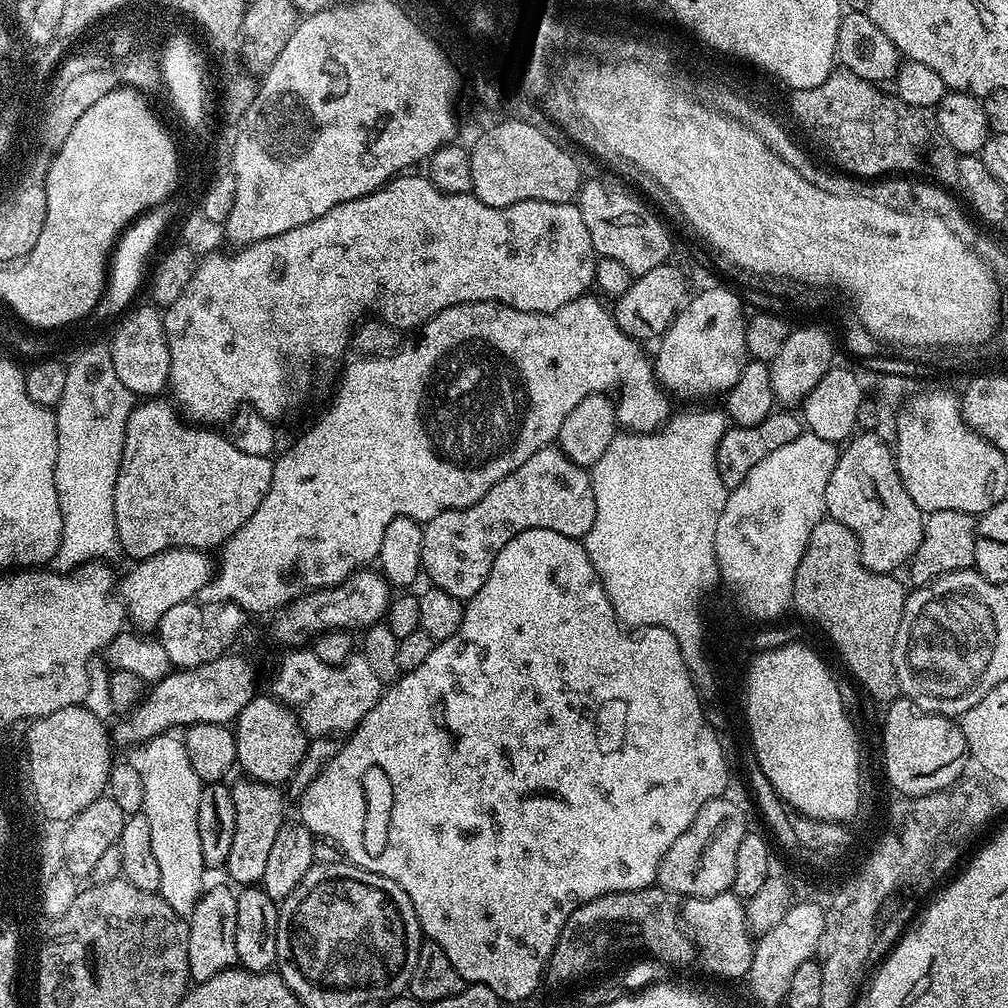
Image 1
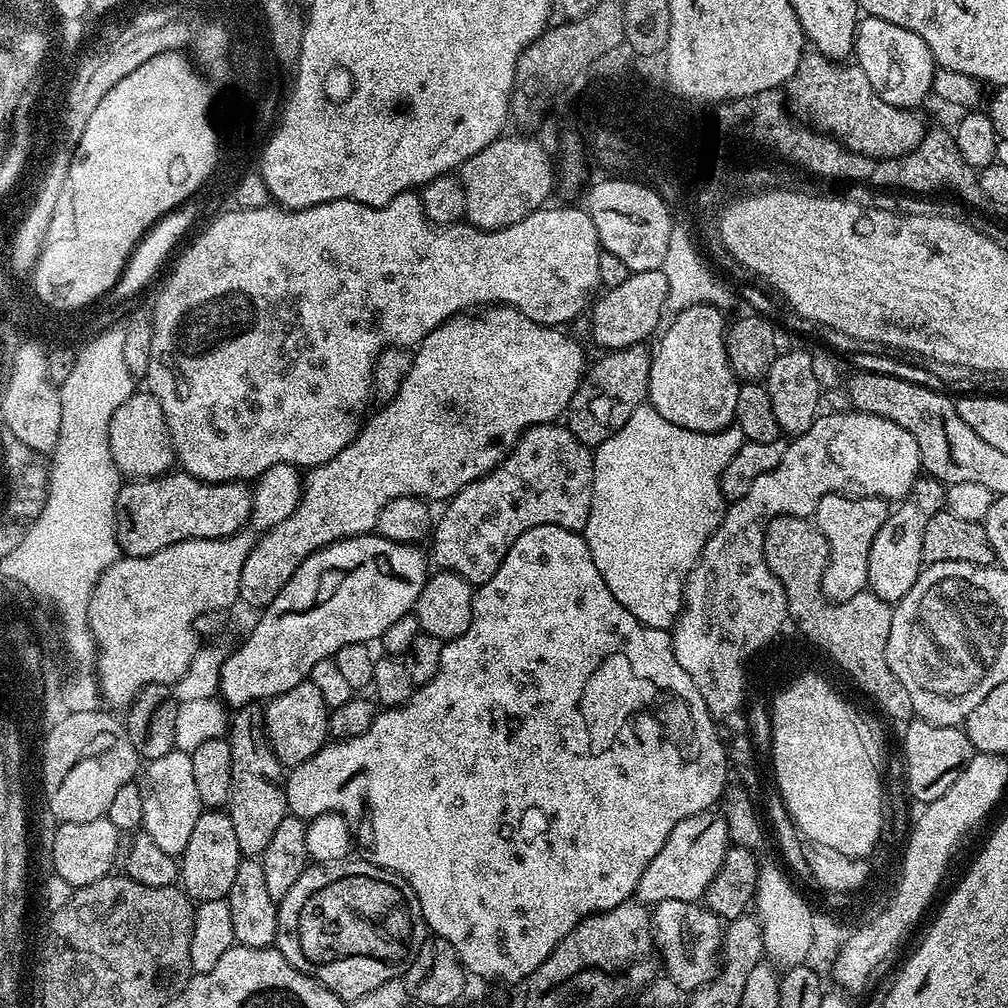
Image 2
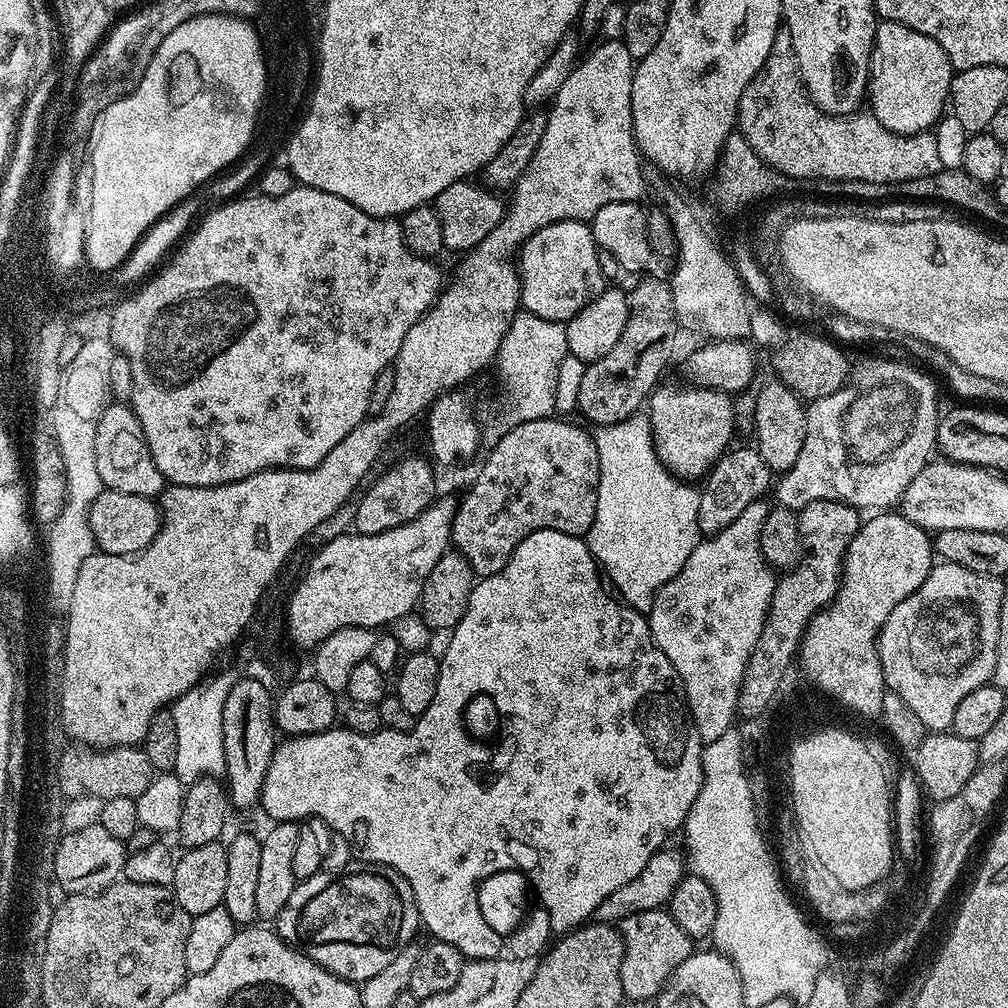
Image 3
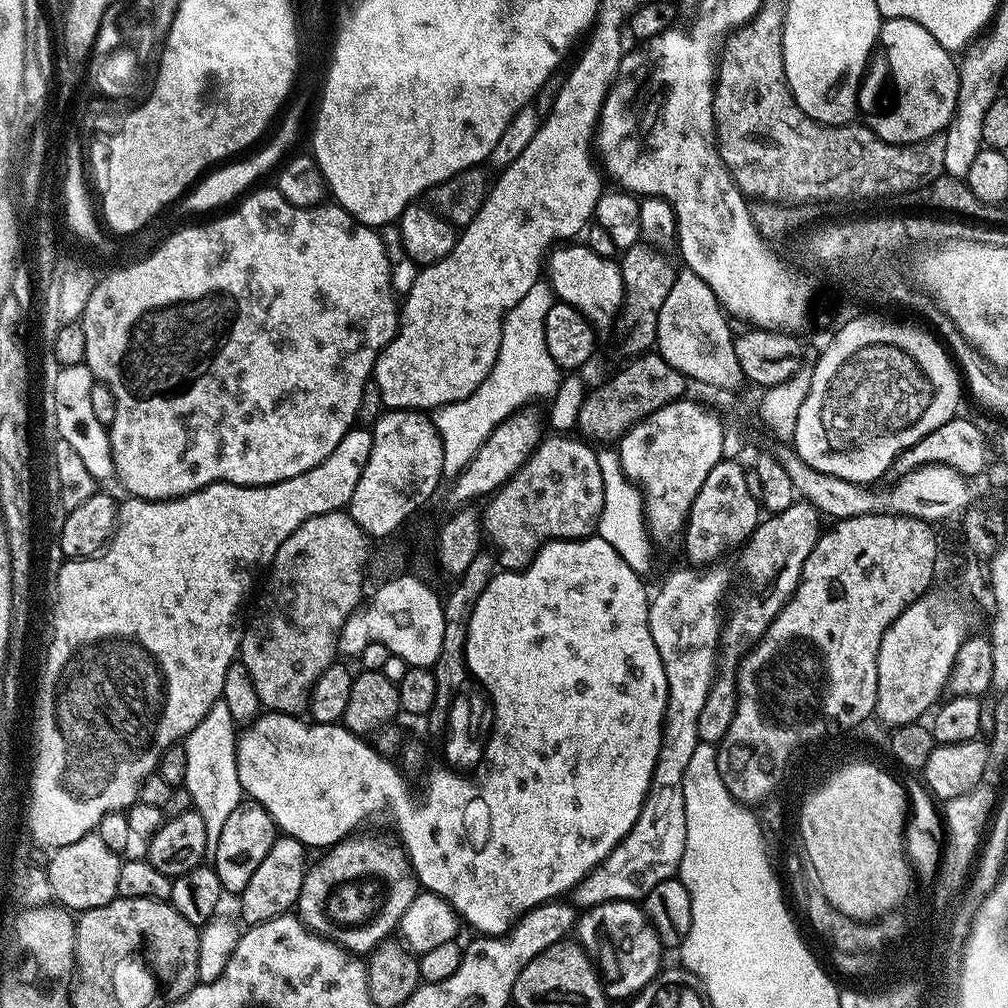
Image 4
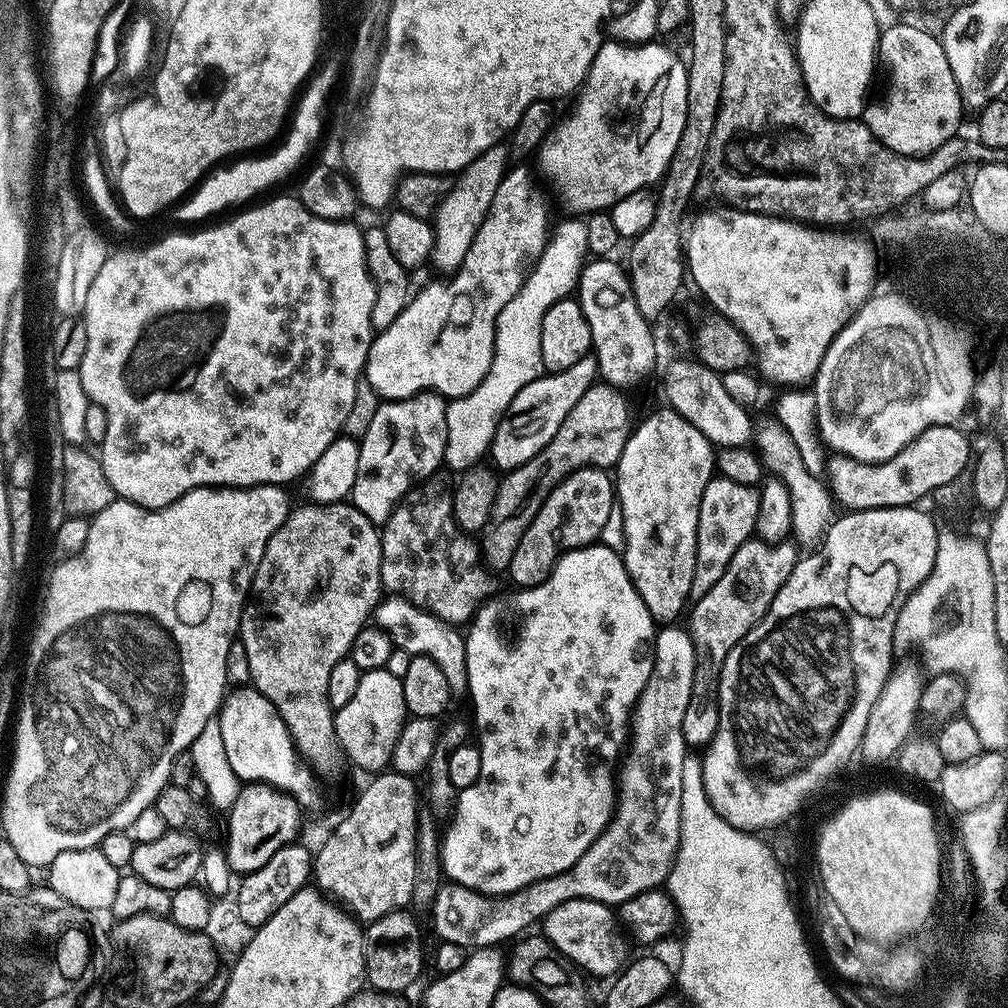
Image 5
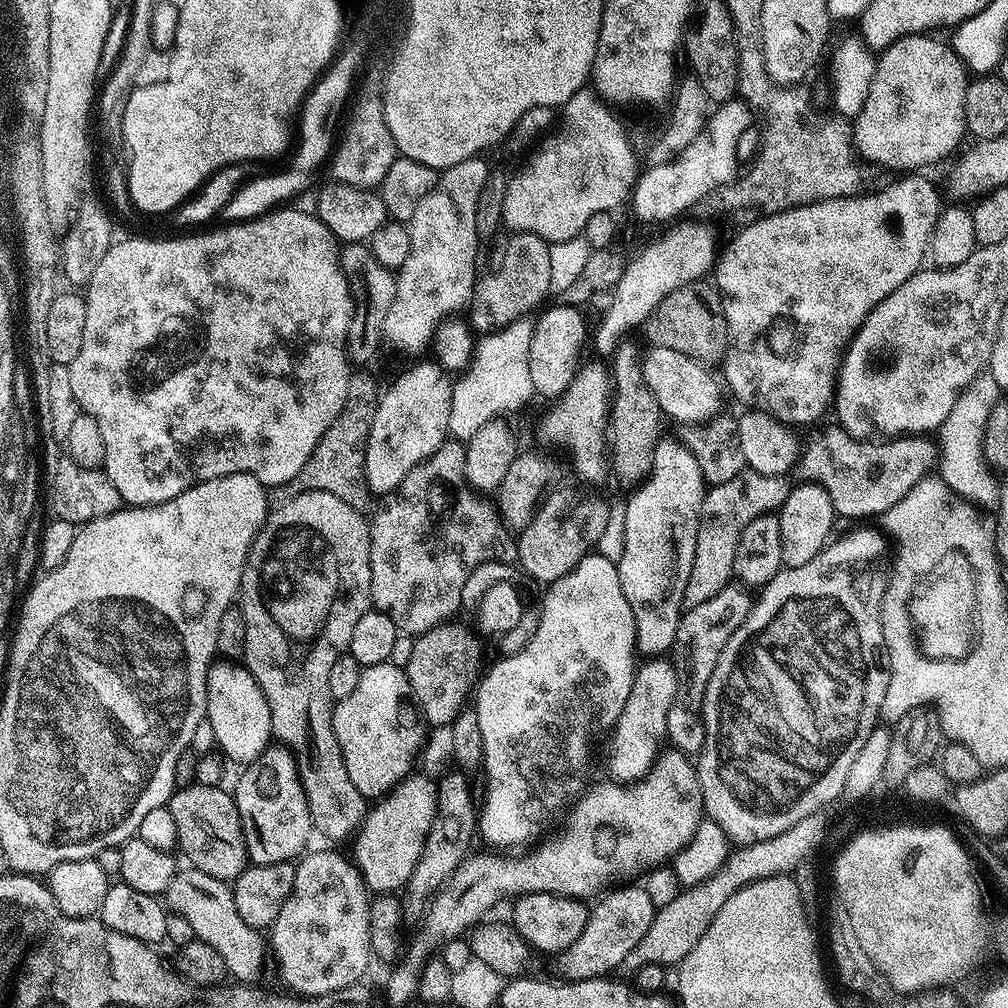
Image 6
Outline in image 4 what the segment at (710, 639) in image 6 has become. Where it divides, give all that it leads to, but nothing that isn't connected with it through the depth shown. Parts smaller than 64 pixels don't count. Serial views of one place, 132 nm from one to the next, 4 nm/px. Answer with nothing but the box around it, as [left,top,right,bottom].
[698,498,820,745]

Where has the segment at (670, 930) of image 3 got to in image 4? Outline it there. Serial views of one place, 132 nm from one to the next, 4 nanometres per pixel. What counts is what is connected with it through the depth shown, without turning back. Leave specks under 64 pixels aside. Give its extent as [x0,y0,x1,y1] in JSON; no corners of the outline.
[574,900,666,1001]

